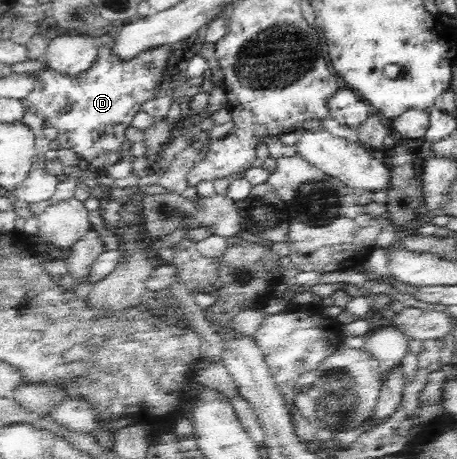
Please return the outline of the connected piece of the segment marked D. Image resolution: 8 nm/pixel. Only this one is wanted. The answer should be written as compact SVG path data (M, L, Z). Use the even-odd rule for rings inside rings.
M115 33L101 36L103 45L89 70L70 77L44 68L33 75L33 90L20 100L27 111L57 131L61 148L75 152L79 159L96 170L115 166L121 160L126 130L135 114L142 110L142 105L162 93L162 77L168 71L168 59L173 53L171 46L159 47L141 53L129 62L121 61L111 51Z

